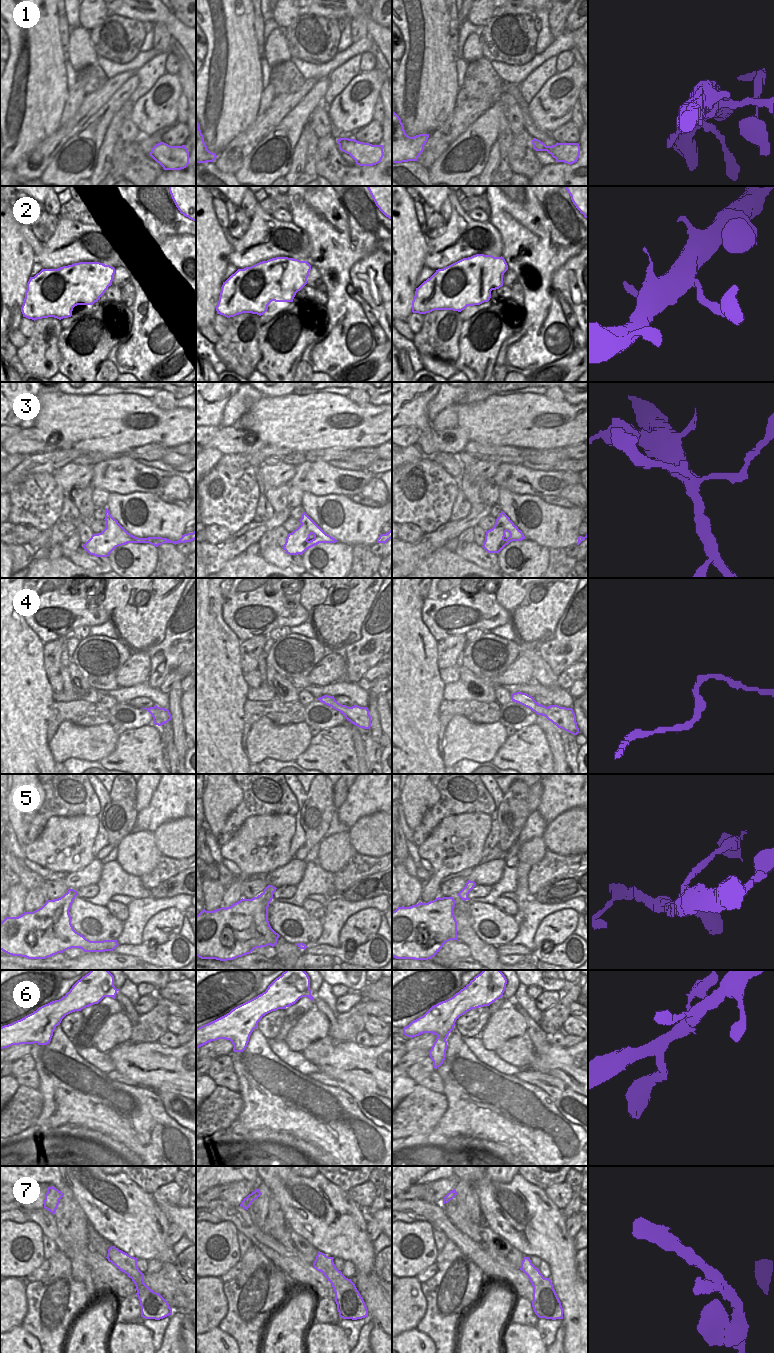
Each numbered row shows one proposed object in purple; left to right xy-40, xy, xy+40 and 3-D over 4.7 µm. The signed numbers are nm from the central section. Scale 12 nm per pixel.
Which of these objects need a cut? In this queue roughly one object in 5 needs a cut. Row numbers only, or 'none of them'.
5.

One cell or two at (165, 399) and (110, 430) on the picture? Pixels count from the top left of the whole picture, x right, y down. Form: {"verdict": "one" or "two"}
{"verdict": "two"}

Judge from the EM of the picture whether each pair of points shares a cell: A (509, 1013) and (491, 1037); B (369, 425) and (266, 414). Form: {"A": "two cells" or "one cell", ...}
{"A": "one cell", "B": "one cell"}

